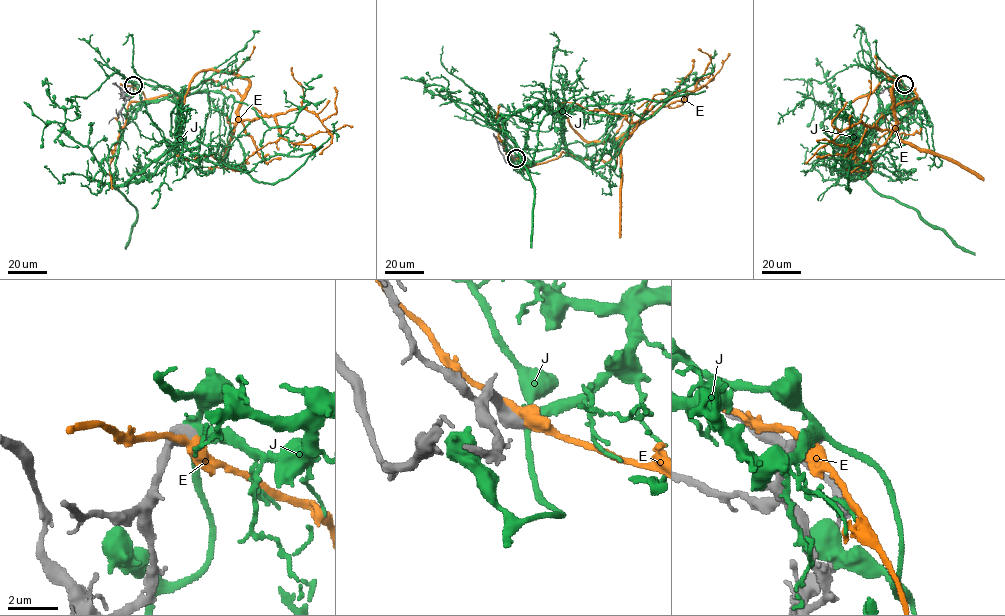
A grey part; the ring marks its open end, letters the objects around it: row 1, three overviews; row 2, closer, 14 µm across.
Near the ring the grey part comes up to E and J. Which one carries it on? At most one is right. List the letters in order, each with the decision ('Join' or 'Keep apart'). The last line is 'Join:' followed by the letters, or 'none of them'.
E: Keep apart
J: Join
Join: J

